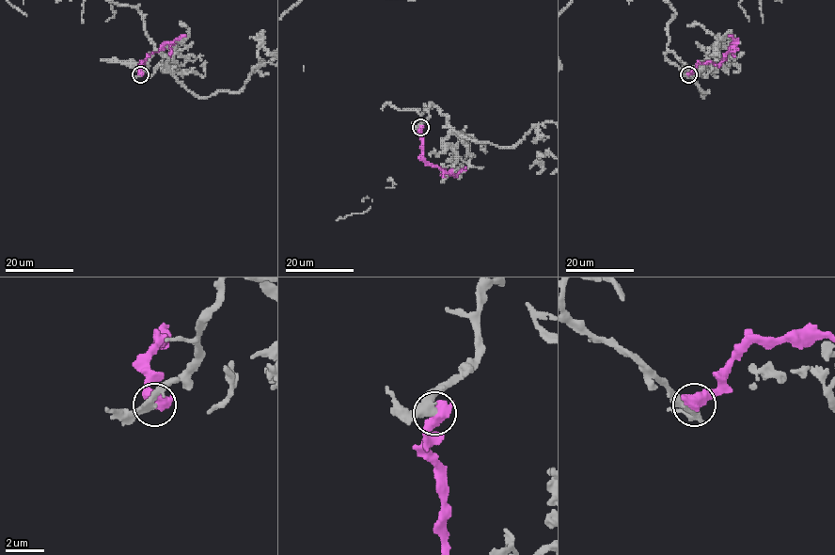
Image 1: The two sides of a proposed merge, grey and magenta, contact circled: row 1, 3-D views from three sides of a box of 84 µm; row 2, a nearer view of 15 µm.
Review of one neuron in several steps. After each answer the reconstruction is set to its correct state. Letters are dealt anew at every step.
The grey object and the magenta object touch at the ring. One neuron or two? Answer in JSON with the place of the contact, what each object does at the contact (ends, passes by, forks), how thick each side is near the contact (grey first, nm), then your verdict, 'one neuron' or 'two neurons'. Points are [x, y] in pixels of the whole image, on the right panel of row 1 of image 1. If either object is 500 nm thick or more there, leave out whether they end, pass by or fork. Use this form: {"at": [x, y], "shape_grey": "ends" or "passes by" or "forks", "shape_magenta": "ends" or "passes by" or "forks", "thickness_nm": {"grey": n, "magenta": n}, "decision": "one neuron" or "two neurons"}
{"at": [688, 74], "thickness_nm": {"grey": 360, "magenta": 700}, "decision": "two neurons"}

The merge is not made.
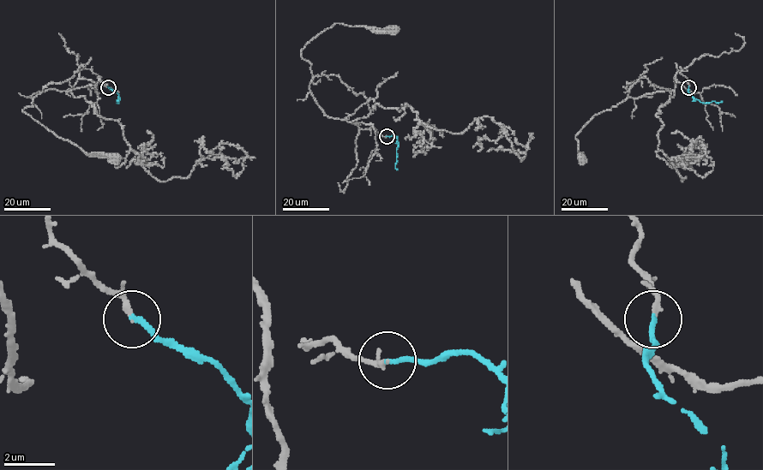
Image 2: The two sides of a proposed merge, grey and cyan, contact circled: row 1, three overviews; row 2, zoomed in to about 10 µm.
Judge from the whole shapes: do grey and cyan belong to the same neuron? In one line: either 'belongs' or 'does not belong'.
belongs

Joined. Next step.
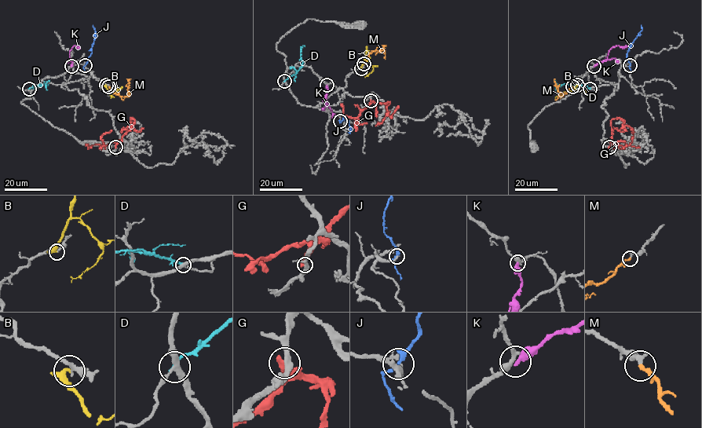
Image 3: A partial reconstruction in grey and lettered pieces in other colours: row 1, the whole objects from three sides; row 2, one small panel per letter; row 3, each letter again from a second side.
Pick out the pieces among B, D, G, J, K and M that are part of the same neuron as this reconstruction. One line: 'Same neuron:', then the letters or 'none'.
Same neuron: M

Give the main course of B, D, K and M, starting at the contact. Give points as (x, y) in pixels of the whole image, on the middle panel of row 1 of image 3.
B: (361, 68), (363, 60), (367, 59), (374, 69), (364, 75)
D: (284, 81), (301, 67), (300, 49), (304, 46)
K: (327, 85), (324, 99), (333, 118)
M: (364, 64), (369, 55), (386, 46)

